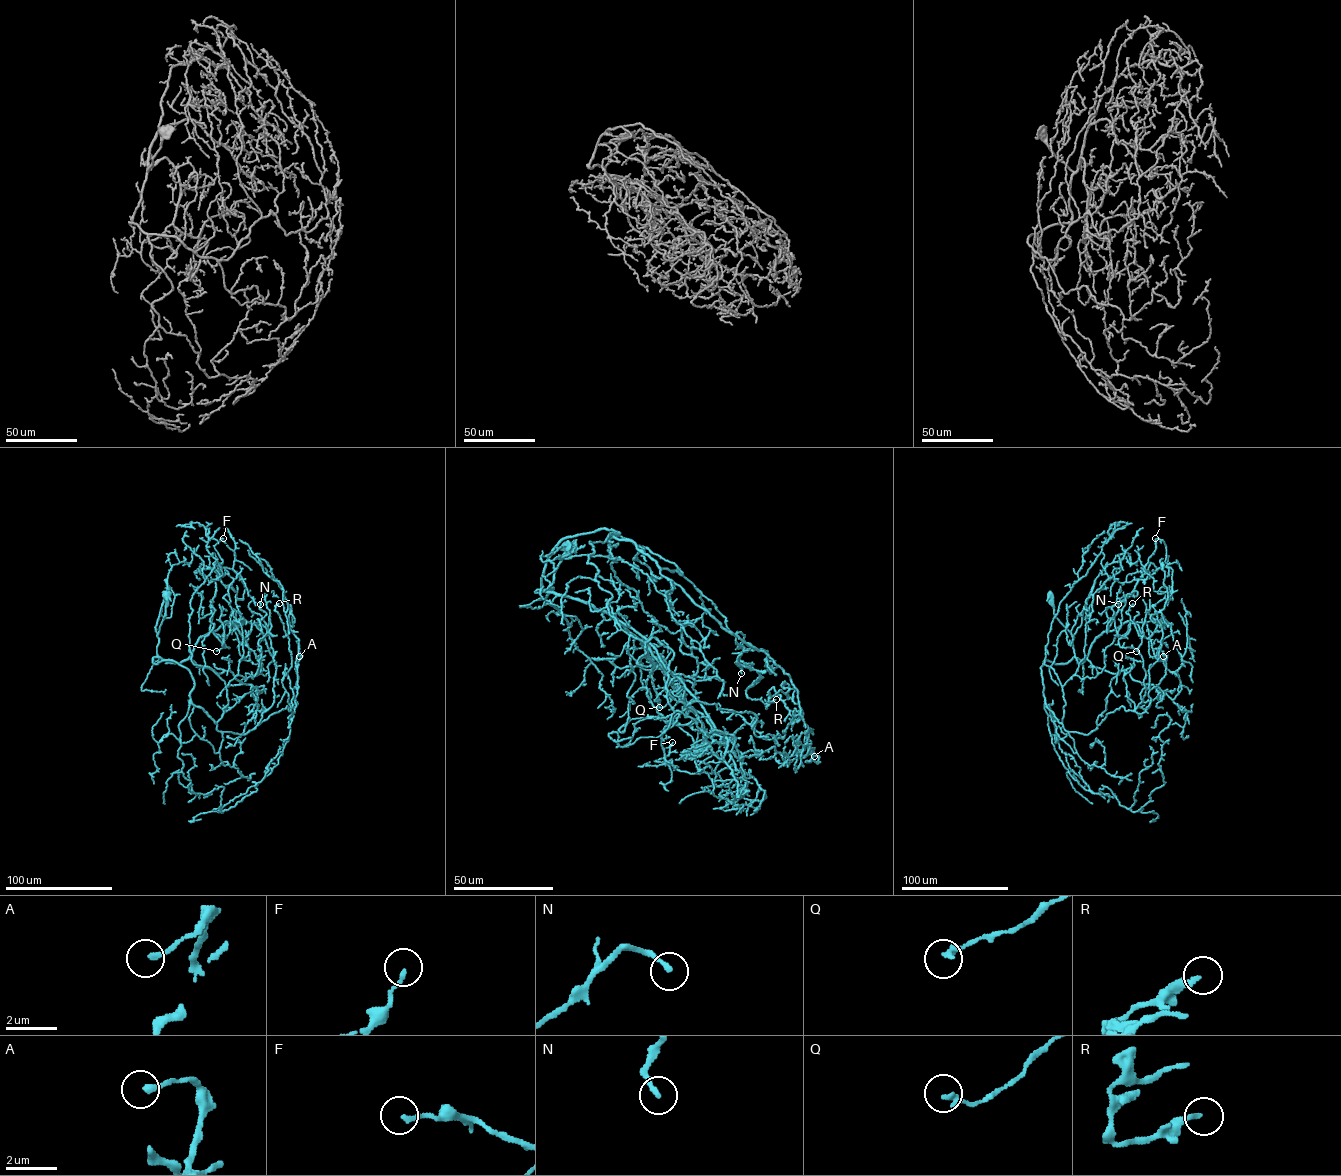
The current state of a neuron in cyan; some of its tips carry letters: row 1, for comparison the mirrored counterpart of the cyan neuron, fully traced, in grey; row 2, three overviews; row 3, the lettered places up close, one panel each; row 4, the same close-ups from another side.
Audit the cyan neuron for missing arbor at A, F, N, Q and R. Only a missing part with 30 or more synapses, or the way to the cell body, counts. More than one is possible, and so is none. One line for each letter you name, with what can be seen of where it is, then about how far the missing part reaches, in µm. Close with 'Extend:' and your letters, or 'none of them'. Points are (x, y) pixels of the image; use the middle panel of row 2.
Extend: none of them

